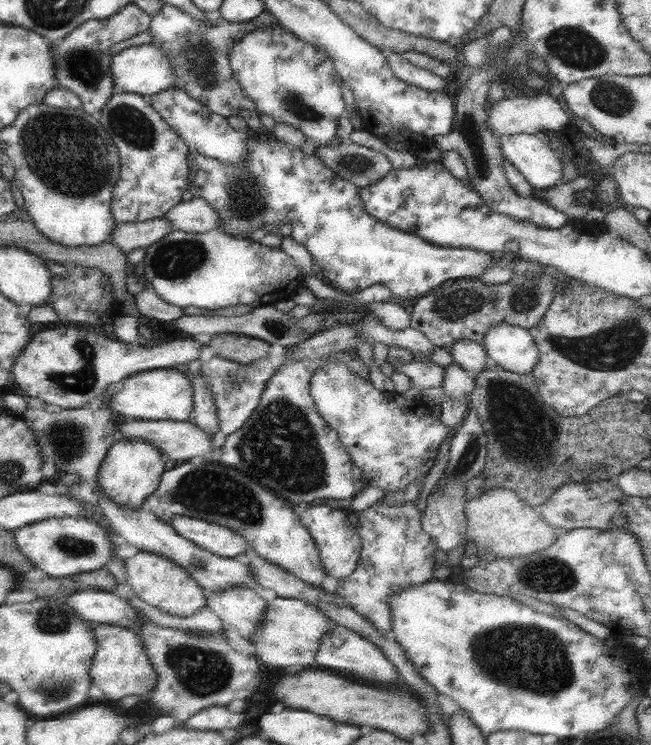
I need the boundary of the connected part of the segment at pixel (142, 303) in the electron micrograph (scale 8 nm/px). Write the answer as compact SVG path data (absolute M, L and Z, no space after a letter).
M147 284L135 298L135 308L141 316L149 318L151 322L163 322L163 324L169 324L169 322L175 322L177 318L185 316L183 314L183 308L179 306L171 306L169 302L161 300L155 290Z

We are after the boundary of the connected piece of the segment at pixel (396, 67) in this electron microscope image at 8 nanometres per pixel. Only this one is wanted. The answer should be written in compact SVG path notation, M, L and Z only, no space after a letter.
M391 54L387 58L387 62L391 66L391 72L397 78L405 80L407 84L413 84L413 86L417 86L421 90L427 90L427 92L441 92L445 88L445 80L443 78L439 78L439 76L435 76L435 74L423 70L423 68L413 66L401 54Z

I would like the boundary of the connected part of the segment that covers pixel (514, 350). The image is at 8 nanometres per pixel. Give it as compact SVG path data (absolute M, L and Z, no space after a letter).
M493 326L485 332L481 344L485 346L487 360L507 372L529 374L537 362L537 344L525 328Z

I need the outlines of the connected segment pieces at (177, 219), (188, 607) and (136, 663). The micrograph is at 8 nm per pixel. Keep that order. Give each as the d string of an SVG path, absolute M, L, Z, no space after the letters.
M201 198L179 202L175 208L169 208L165 220L173 226L173 230L189 232L189 234L203 234L219 228L217 214Z
M137 552L131 558L125 560L125 580L131 588L131 594L139 598L141 602L155 606L159 612L171 614L171 616L191 616L203 606L207 606L207 598L199 584L187 574L179 564L171 562L165 556L149 554L149 552Z
M101 624L93 628L93 636L95 636L95 654L91 658L89 668L91 686L99 688L103 696L113 704L117 704L115 700L121 700L125 696L141 696L141 698L149 696L153 692L157 676L145 656L145 648L137 632L111 624Z

